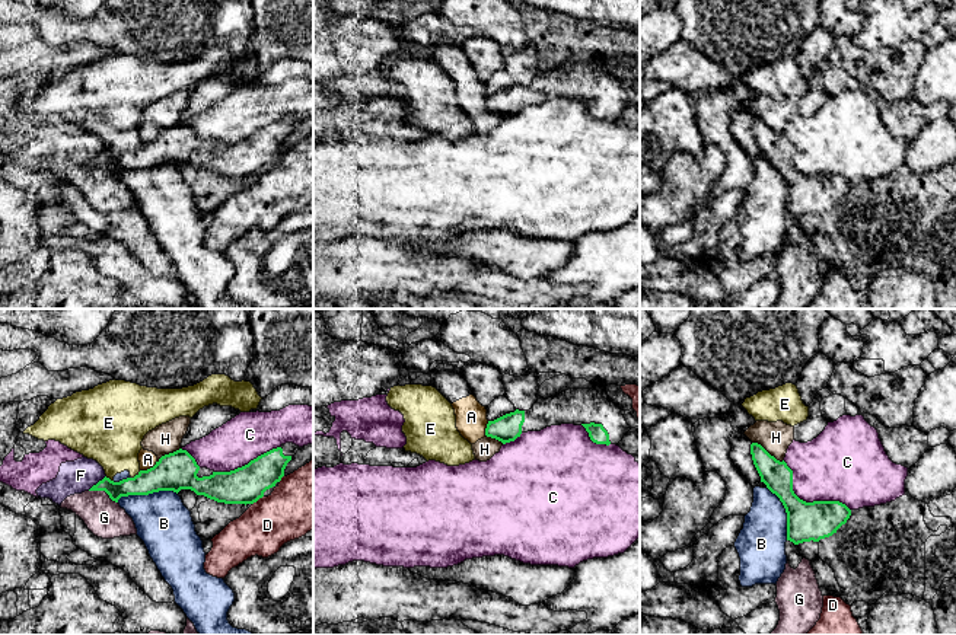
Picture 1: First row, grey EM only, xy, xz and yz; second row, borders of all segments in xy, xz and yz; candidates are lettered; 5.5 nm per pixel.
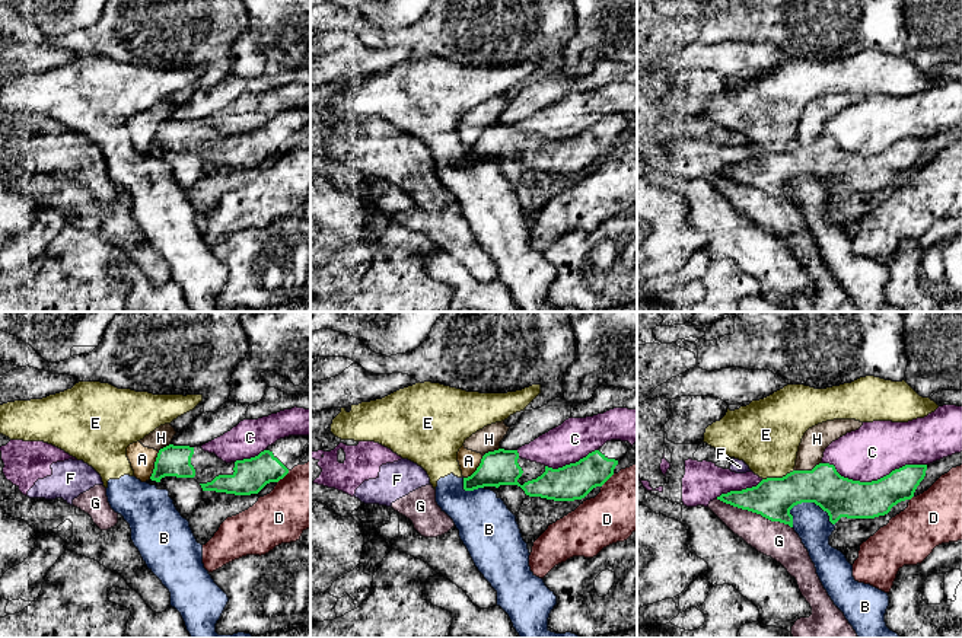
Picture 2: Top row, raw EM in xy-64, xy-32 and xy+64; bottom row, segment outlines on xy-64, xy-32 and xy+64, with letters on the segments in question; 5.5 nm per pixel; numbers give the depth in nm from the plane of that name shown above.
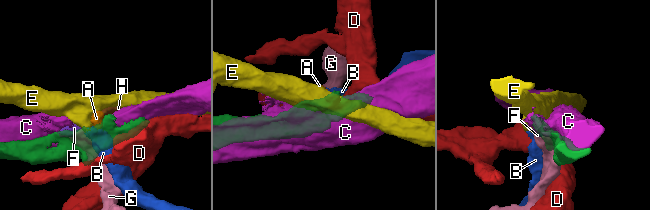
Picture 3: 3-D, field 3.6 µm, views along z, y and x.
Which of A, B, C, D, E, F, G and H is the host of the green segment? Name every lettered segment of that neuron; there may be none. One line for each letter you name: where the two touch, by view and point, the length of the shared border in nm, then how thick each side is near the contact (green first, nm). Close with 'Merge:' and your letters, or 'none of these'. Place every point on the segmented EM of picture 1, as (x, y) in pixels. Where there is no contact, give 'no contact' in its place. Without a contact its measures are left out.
Merge: none of these

